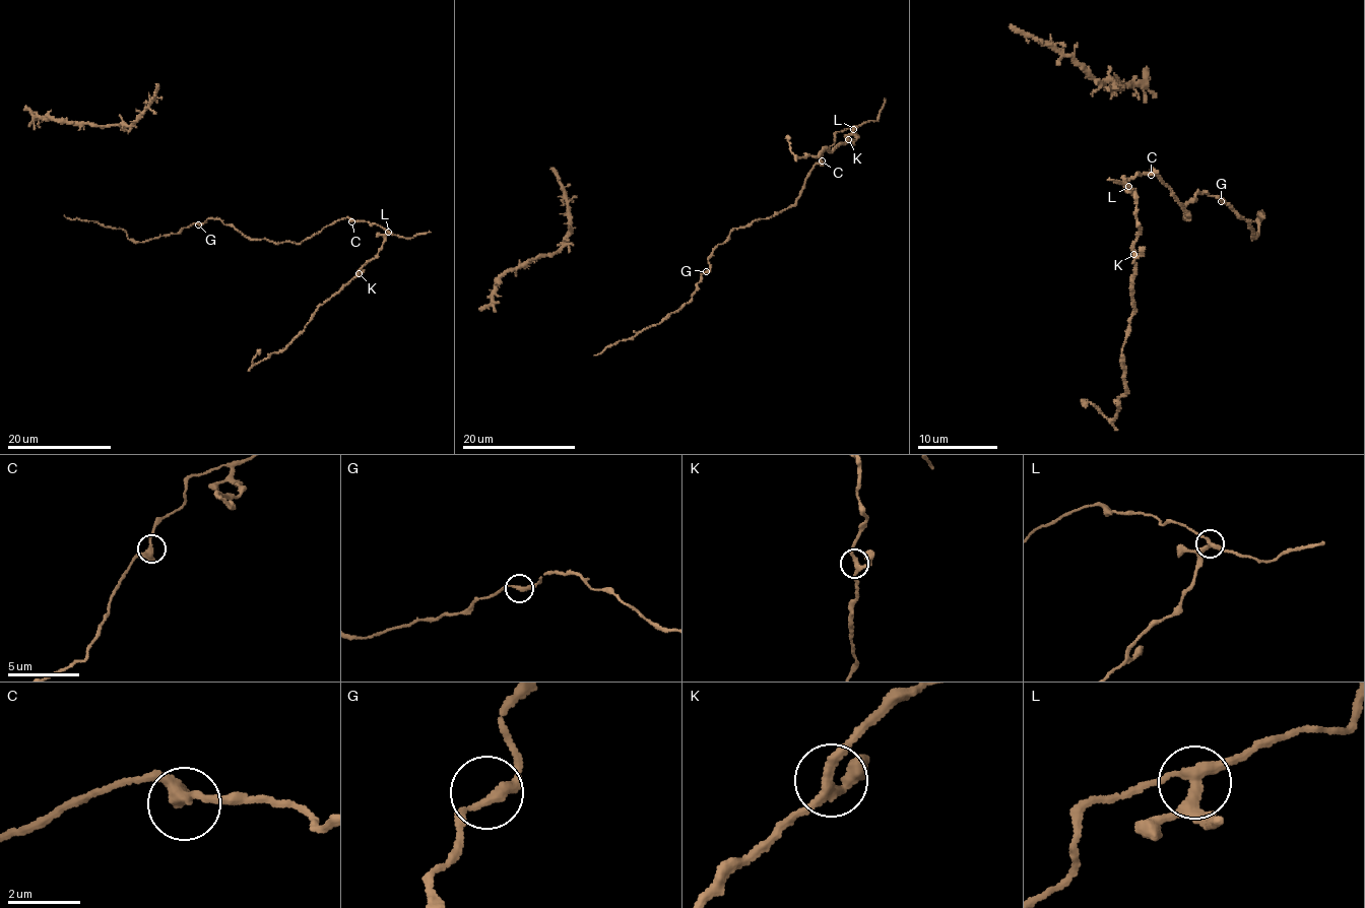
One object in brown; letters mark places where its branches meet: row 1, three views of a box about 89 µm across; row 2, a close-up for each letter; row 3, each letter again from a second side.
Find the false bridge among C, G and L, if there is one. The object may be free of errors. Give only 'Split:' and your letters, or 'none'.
Split: L

